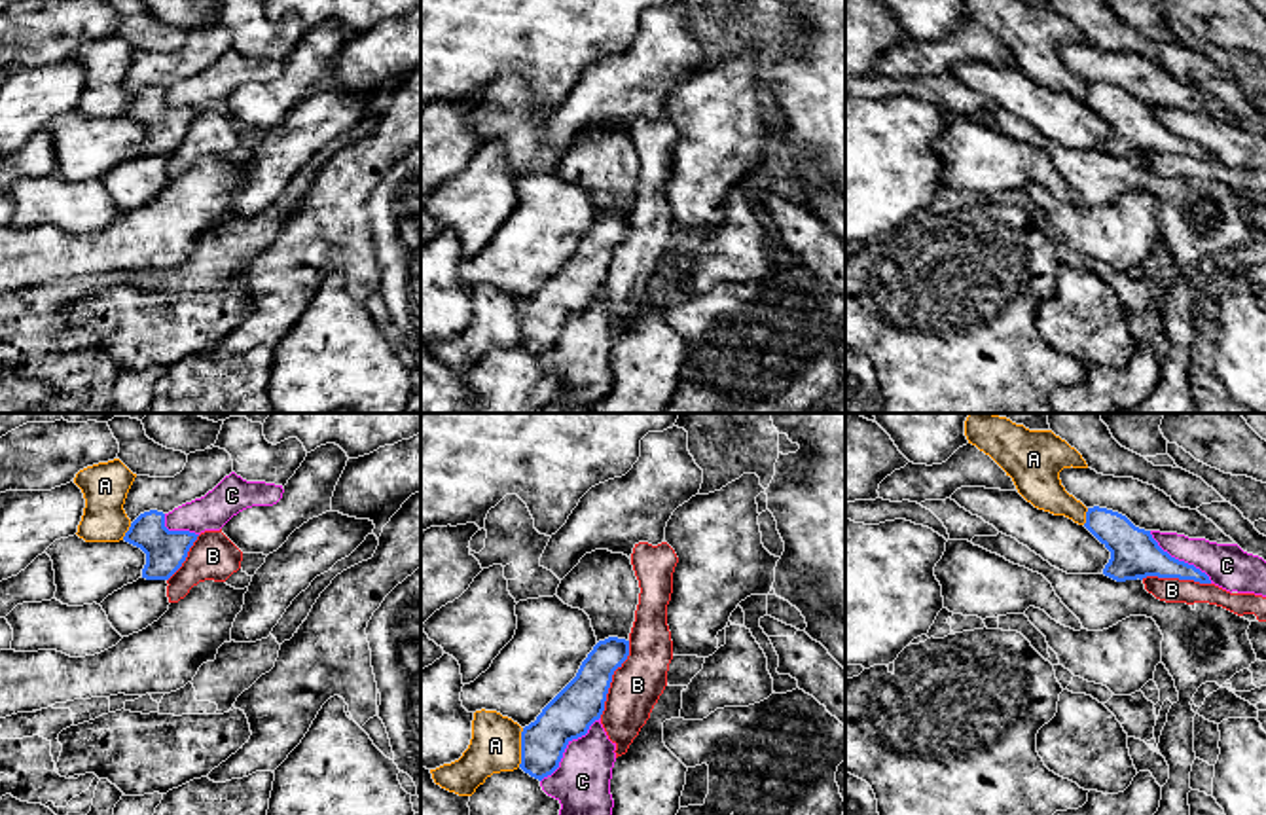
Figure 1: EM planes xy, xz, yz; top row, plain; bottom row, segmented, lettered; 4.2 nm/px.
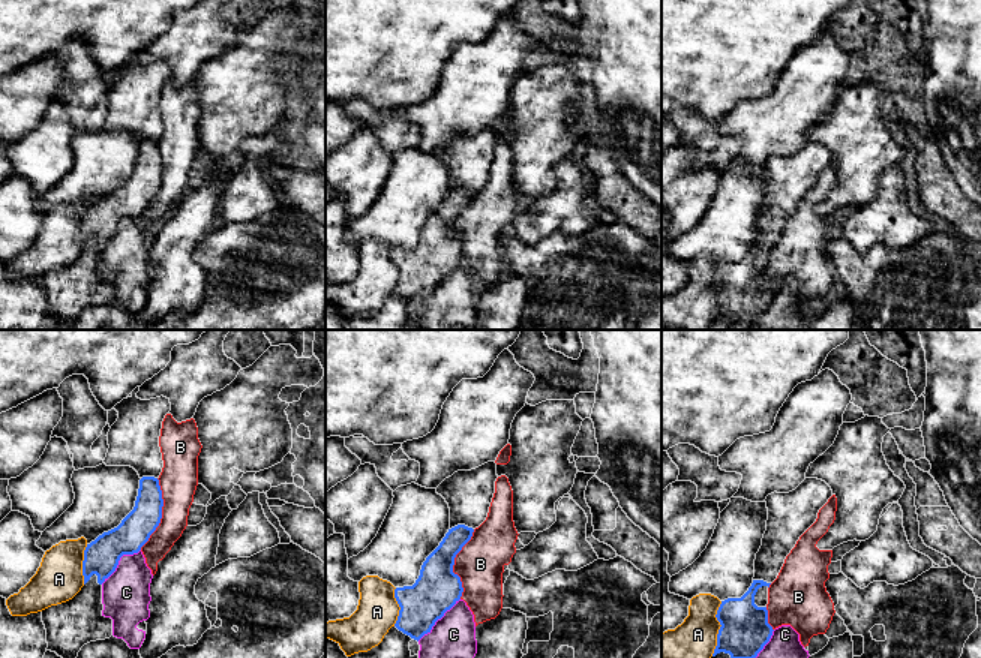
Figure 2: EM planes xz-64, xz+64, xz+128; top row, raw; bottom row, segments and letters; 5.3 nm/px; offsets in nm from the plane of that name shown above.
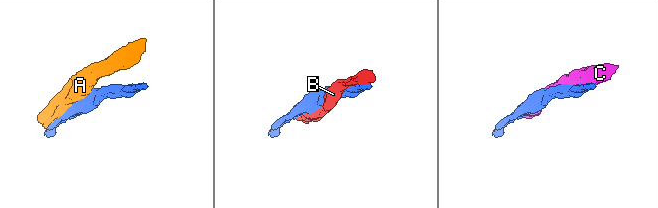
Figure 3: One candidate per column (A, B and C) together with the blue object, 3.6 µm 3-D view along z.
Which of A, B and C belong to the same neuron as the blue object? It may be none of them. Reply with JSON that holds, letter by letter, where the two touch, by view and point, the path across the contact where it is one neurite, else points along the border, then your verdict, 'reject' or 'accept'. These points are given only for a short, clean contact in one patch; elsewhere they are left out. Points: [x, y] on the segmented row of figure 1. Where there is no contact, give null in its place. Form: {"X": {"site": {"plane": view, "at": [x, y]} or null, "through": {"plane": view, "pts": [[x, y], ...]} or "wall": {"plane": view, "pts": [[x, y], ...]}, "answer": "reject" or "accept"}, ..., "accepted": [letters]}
{"A": {"site": {"plane": "xz", "at": [522, 747]}, "answer": "reject"}, "B": {"site": {"plane": "xz", "at": [611, 679]}, "answer": "reject"}, "C": {"site": {"plane": "xz", "at": [565, 747]}, "answer": "reject"}, "accepted": []}

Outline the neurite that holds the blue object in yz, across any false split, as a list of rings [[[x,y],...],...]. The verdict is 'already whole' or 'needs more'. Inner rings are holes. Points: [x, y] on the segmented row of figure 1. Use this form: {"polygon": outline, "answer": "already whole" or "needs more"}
{"polygon": [[[1088,508],[1084,527],[1111,552],[1103,574],[1116,582],[1158,576],[1211,584],[1205,572],[1171,557],[1158,546],[1150,531],[1135,527],[1118,512]]], "answer": "already whole"}

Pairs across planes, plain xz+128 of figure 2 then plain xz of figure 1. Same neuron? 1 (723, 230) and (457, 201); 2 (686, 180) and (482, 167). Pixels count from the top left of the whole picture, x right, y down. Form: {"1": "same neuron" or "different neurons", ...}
{"1": "different neurons", "2": "same neuron"}

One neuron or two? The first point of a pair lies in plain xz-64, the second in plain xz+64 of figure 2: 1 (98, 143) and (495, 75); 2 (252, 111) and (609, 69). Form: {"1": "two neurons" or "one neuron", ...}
{"1": "two neurons", "2": "two neurons"}

